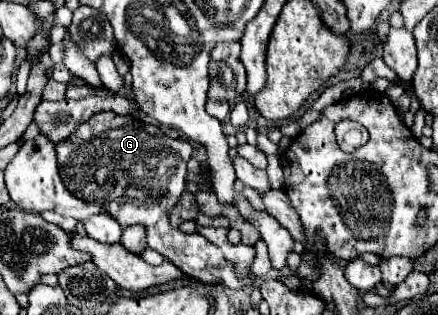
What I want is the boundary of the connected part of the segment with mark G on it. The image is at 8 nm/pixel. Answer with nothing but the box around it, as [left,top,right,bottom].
[56,114,254,290]

